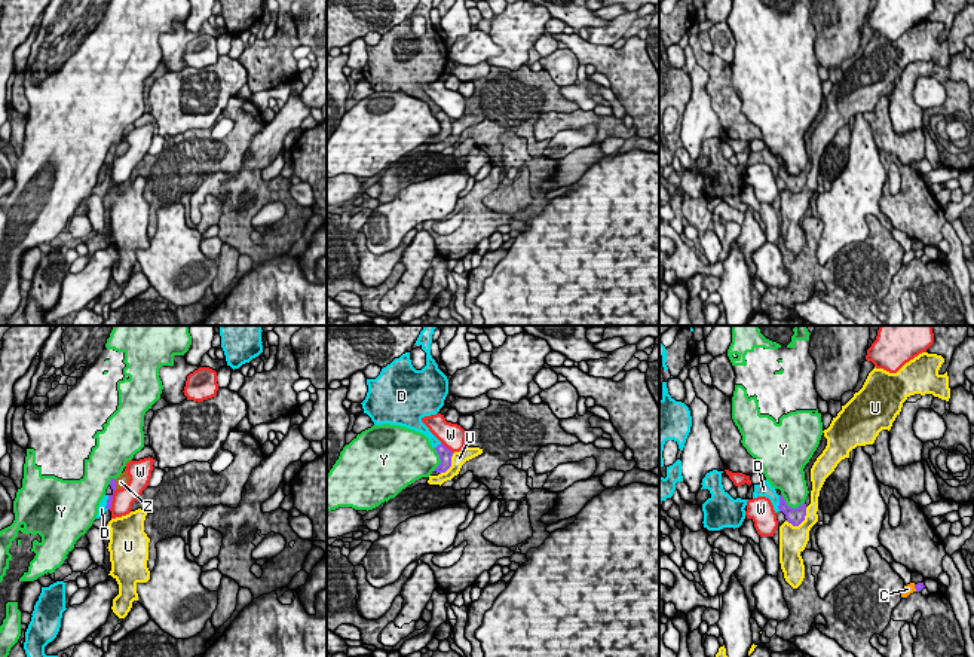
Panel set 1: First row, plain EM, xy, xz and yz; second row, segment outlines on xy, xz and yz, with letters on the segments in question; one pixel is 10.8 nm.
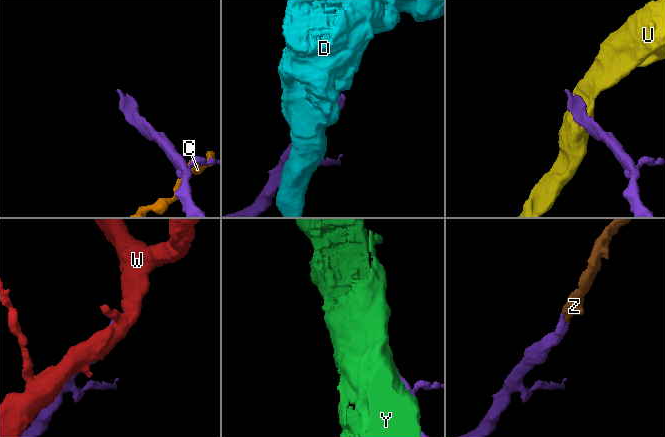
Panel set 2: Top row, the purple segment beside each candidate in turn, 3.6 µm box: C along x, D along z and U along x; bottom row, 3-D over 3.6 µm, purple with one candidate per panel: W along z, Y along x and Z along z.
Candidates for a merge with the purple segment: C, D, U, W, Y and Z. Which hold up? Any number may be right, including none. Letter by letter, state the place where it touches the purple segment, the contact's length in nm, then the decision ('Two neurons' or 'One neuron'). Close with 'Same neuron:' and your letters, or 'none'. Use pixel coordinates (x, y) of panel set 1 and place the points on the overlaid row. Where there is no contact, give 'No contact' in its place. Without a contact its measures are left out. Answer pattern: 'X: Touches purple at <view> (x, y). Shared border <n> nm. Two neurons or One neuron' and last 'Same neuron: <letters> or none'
C: Touches purple at yz (915, 587). Shared border 90 nm. Two neurons
D: Touches purple at yz (780, 503). Shared border 180 nm. Two neurons
U: Touches purple at yz (801, 522). Shared border 280 nm. Two neurons
W: Touches purple at xy (112, 500). Shared border 240 nm. Two neurons
Y: Touches purple at yz (790, 507). Shared border 280 nm. Two neurons
Z: Touches purple at xy (115, 483). Shared border 110 nm. One neuron
Same neuron: Z

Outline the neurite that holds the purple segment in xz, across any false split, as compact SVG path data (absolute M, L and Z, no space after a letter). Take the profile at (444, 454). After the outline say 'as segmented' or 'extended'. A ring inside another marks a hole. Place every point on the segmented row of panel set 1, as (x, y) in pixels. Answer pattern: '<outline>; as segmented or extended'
M442 443L435 447L439 455L441 464L434 470L437 473L445 473L451 467L453 452L447 449Z; as segmented

